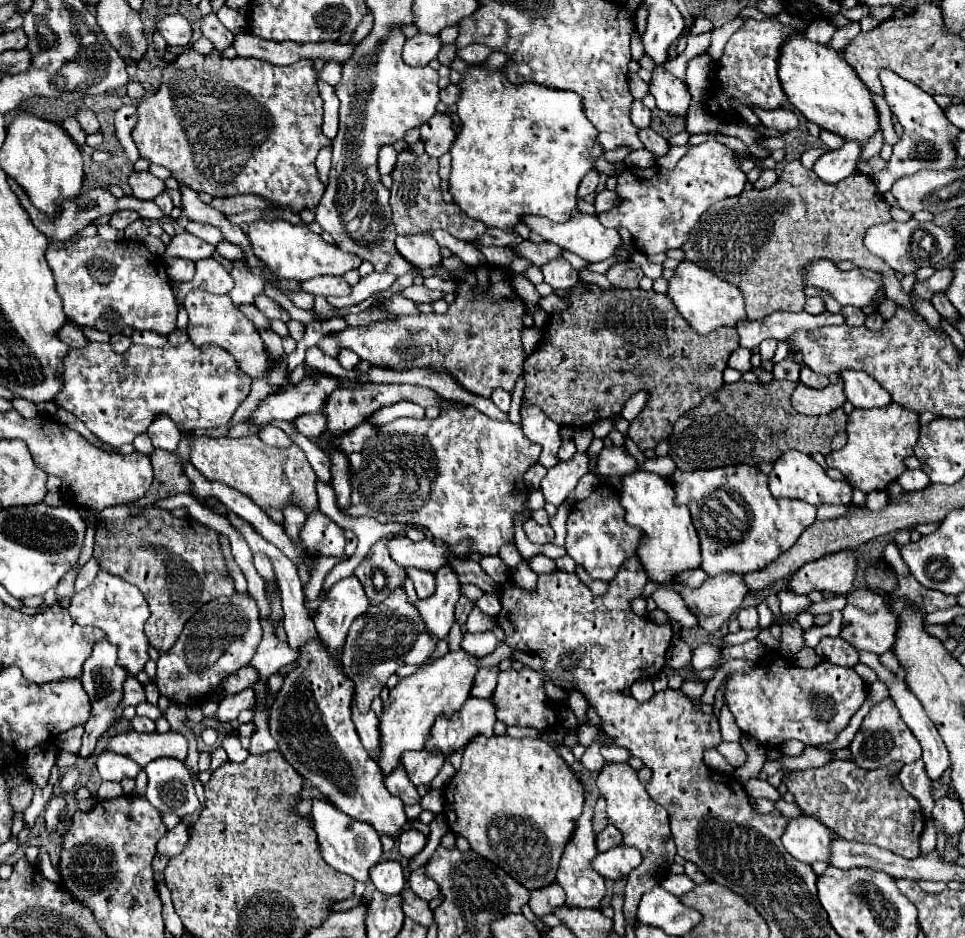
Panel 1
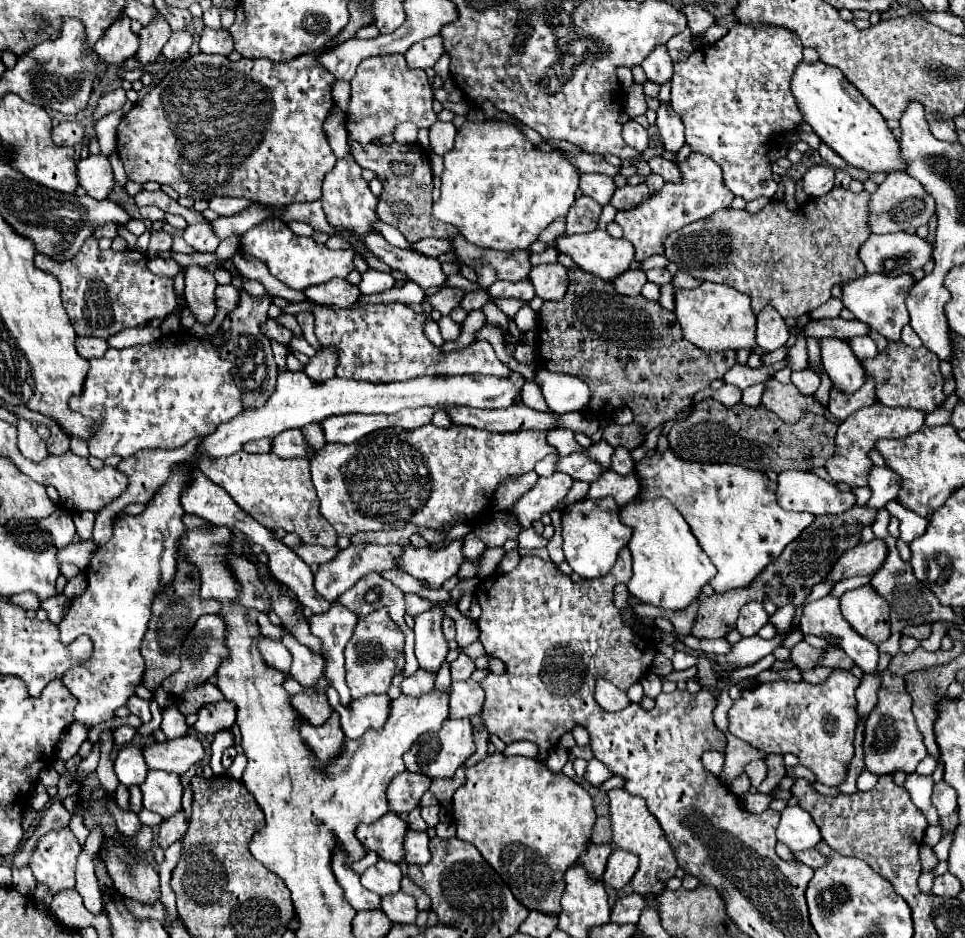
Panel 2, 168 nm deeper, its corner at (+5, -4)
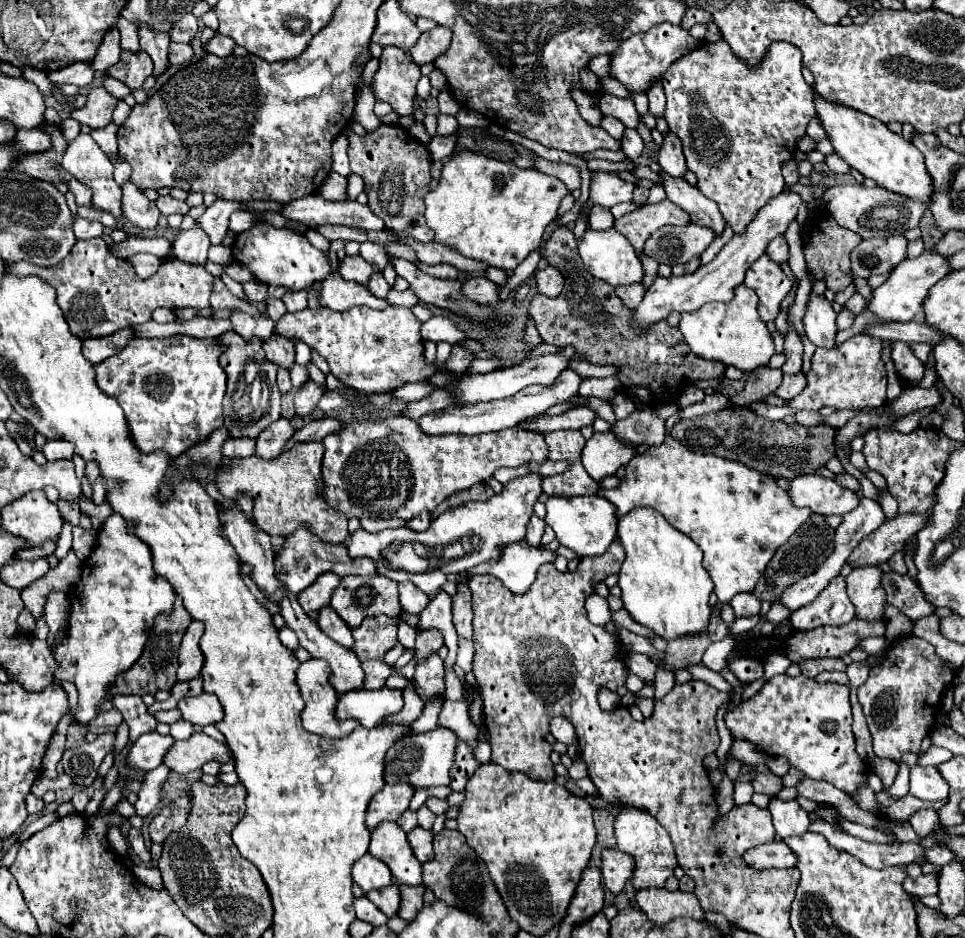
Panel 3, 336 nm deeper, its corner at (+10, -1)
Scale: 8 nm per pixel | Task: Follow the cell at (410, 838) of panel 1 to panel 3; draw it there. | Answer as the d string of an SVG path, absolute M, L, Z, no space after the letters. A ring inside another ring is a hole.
M417 827L417 829L413 829L413 831L407 833L407 841L409 841L415 857L417 857L421 863L433 859L431 839L433 839L431 831L425 831L425 829L421 829L421 827Z

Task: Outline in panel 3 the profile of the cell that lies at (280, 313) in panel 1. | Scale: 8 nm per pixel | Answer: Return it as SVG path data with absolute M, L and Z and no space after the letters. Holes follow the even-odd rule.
M271 335L263 341L263 351L269 361L273 361L279 367L289 369L295 361L295 343L291 339L285 339L281 335Z

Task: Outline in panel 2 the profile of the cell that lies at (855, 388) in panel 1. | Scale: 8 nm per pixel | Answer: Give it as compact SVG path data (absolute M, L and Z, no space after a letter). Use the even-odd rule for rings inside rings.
M822 338L820 354L822 366L826 368L830 380L844 392L856 392L866 382L866 374L856 356L852 354L848 342L838 338Z

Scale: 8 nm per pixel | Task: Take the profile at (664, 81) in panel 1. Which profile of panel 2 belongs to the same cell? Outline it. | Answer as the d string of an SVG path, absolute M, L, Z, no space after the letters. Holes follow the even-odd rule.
M670 104L660 106L656 126L660 130L664 148L668 152L676 154L684 146L684 126L682 126L682 120L678 118L678 114L674 114L674 110L670 108Z

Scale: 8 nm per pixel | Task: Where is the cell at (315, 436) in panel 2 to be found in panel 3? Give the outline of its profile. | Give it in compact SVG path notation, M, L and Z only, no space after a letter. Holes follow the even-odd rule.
M321 441L295 443L293 449L281 453L273 461L265 461L257 455L245 459L231 457L221 465L221 471L217 471L215 485L225 499L251 497L255 523L269 535L289 537L299 527L305 527L325 543L345 543L349 539L345 515L331 511L321 499L321 459Z

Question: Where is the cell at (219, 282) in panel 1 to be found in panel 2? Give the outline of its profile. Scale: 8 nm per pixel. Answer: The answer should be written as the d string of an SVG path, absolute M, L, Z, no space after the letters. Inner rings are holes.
M226 284L226 286L216 288L216 306L226 312L234 310L234 306L238 304L238 298L240 298L240 290L234 284Z

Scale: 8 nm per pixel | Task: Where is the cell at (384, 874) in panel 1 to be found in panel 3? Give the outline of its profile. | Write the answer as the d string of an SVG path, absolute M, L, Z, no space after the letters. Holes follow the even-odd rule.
M367 853L365 857L361 857L361 859L353 865L351 875L353 875L353 881L355 881L365 893L369 893L369 891L373 891L373 889L383 889L383 887L393 885L393 875L391 875L389 867L387 867L383 861L371 857L369 853Z

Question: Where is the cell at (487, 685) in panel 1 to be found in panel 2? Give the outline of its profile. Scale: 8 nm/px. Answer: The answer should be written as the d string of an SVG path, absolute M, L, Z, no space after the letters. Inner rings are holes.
M474 680L452 682L450 692L450 718L470 718L480 714L484 704L484 690Z

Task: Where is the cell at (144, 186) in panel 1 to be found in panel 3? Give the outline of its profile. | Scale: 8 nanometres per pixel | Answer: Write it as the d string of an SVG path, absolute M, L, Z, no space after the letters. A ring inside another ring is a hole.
M161 195L161 197L157 197L155 203L163 215L171 215L171 213L187 215L187 211L189 211L189 205L185 201L177 201L171 195Z

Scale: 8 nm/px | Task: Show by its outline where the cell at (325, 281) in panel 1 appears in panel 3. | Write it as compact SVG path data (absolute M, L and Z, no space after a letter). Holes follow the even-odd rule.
M339 273L329 275L329 279L319 283L319 307L327 307L331 311L345 311L353 305L371 307L371 309L385 309L389 307L387 299L373 297L365 285L355 281L341 279Z

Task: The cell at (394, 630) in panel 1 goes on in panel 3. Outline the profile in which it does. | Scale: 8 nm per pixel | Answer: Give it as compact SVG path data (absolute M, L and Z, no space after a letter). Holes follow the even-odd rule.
M385 615L365 617L363 623L351 629L355 645L353 653L361 659L383 659L389 649L397 645L397 619Z

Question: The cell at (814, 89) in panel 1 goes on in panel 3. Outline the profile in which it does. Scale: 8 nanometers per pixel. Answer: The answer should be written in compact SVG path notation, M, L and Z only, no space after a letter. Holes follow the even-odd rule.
M813 91L813 103L817 111L817 119L821 121L835 153L849 163L849 167L857 169L863 177L871 177L879 187L885 187L889 191L909 195L915 199L929 201L931 195L931 179L925 171L923 155L913 147L913 143L905 141L901 135L887 129L885 123L855 111L851 107L831 103L825 97L821 97L817 91Z

